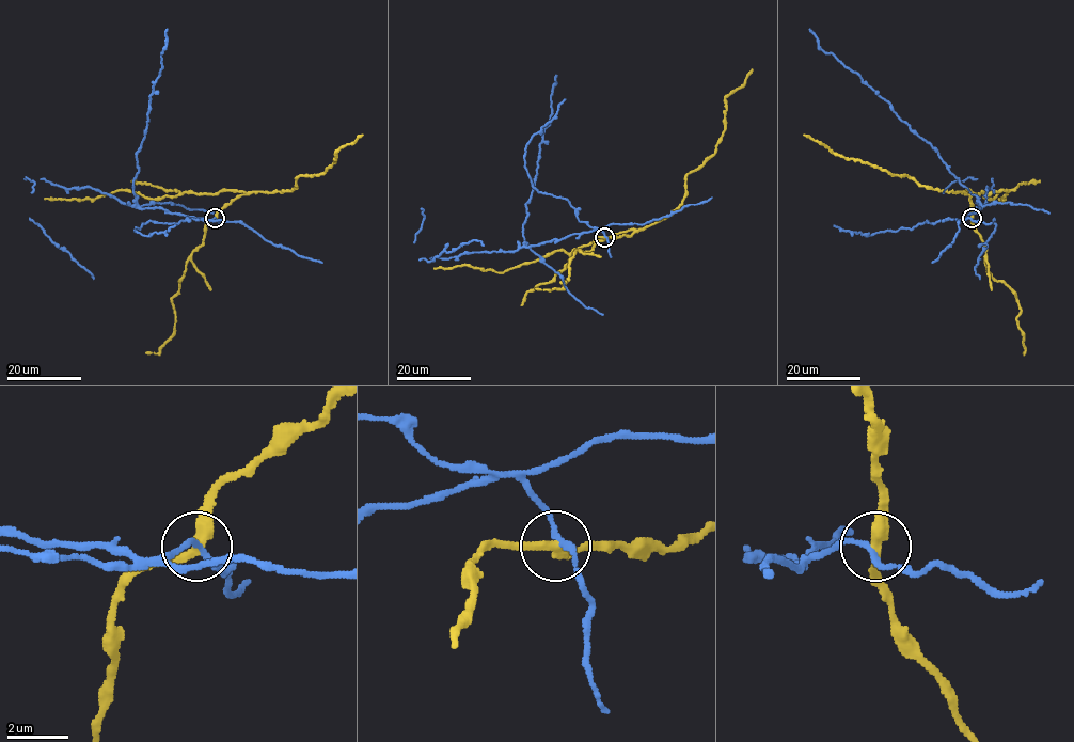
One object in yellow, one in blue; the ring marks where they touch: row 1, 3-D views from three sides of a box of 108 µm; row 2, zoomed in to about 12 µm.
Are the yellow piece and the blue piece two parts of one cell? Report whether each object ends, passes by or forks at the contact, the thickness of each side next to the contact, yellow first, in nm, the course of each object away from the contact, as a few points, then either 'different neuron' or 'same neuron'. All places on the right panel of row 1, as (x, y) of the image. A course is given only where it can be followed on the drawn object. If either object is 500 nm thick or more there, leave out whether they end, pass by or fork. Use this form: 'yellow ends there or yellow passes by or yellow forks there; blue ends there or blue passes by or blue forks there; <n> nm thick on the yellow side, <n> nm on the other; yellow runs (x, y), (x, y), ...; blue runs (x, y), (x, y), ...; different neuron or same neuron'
yellow passes by; blue passes by; 360 nm thick on the yellow side, 170 nm on the other; yellow runs (972, 218), (969, 195), (965, 192), (919, 186), (907, 175), (890, 175), (864, 161), (846, 159), (803, 135); blue runs (972, 218), (963, 220), (980, 208), (976, 195), (887, 101), (831, 52), (825, 52), (809, 29); different neuron

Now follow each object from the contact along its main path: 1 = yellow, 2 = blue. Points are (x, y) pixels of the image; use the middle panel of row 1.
1: (605, 237), (632, 235), (679, 206), (686, 176), (714, 153), (725, 129), (725, 98), (752, 68)
2: (605, 237), (596, 229), (527, 247), (524, 241), (525, 204), (534, 186), (542, 133), (550, 123), (556, 75)

